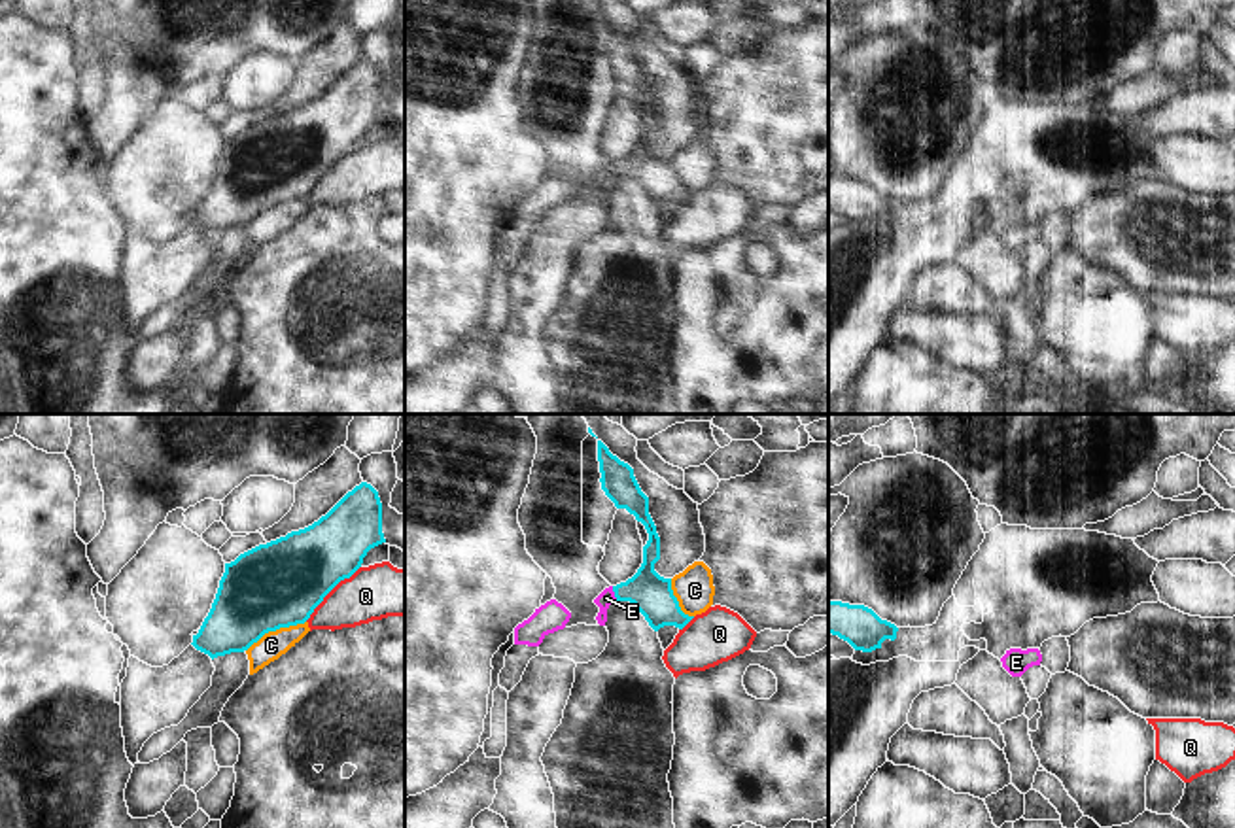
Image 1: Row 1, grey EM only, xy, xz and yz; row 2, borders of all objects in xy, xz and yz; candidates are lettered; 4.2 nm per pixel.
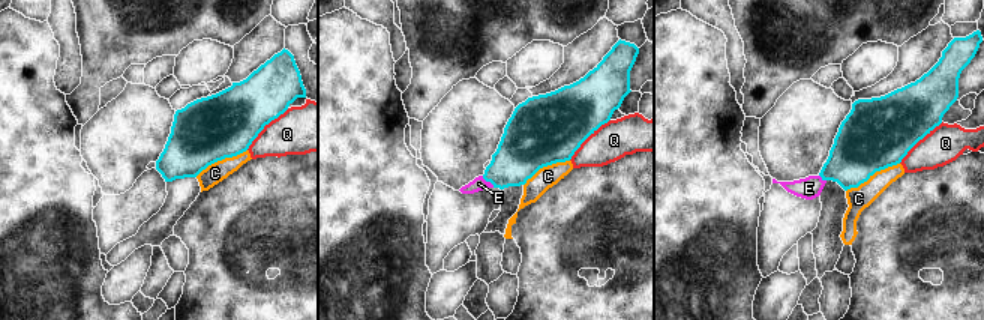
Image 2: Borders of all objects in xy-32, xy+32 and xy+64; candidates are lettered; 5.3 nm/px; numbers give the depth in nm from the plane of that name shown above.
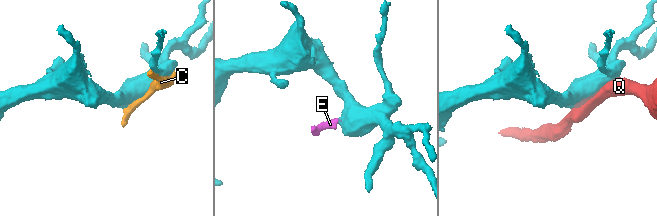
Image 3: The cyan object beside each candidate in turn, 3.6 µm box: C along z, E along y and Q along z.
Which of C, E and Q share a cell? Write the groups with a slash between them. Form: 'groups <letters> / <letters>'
groups C / E / Q

